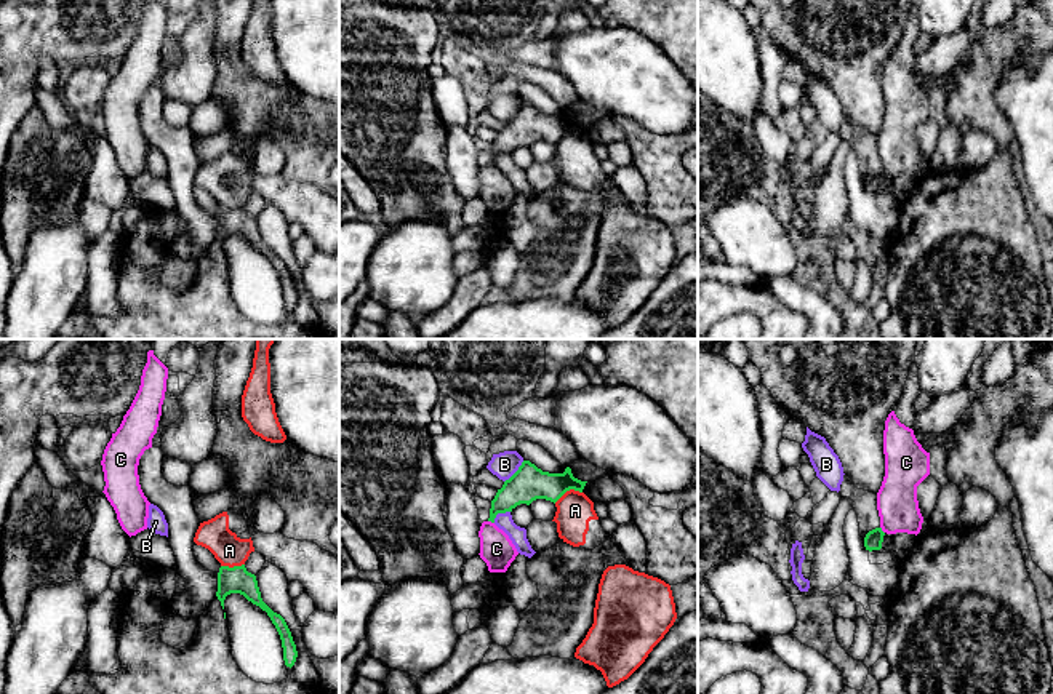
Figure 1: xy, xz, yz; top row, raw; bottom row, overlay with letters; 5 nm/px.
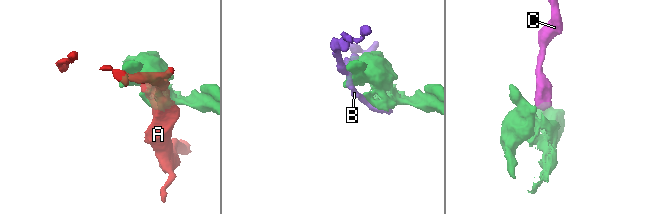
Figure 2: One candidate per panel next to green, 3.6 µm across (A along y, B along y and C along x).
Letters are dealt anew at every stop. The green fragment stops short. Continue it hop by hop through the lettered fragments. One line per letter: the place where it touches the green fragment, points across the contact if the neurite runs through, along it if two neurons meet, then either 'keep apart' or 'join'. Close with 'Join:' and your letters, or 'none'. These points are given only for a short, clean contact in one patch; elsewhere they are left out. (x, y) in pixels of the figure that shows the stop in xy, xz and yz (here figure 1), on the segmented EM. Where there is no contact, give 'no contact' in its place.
A: meets green in xz at (567, 490); keep apart
B: meets green in xz at (516, 472); keep apart
C: meets green in xz at (492, 522); border along xz (488, 520), (493, 523); keep apart
Join: none

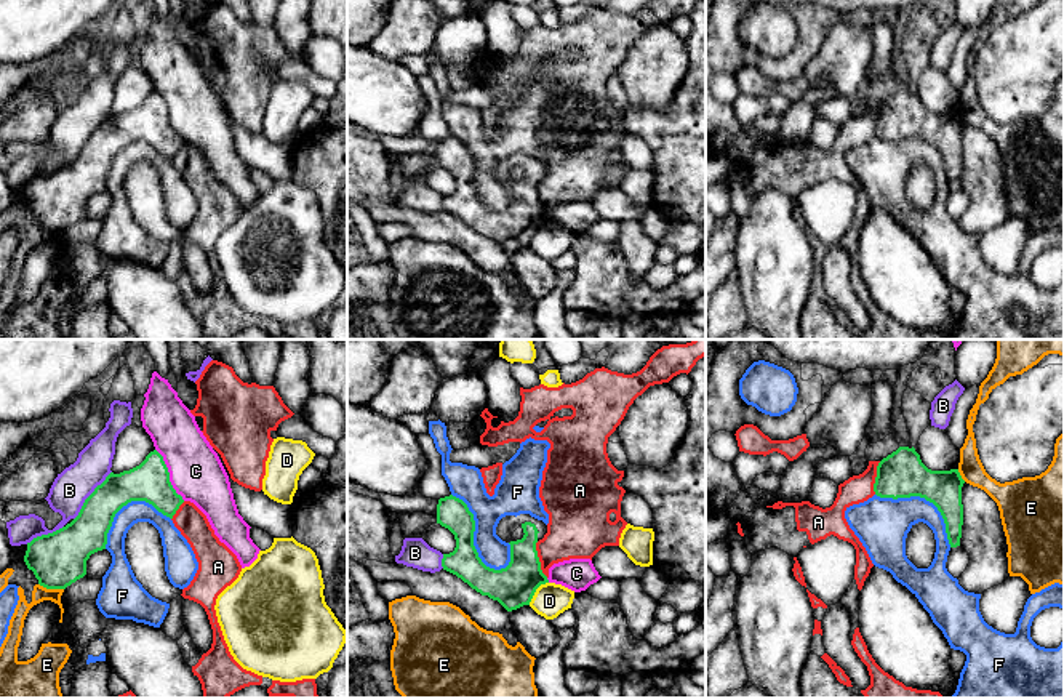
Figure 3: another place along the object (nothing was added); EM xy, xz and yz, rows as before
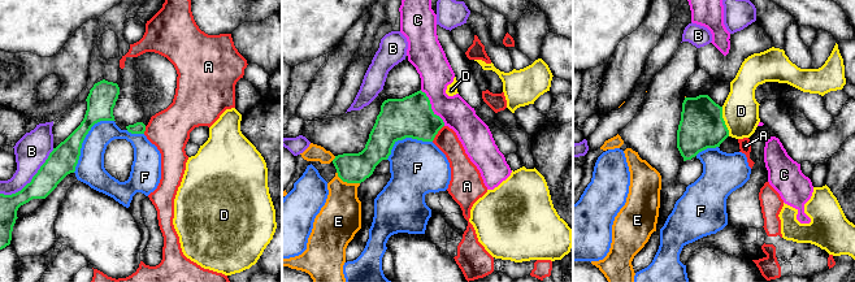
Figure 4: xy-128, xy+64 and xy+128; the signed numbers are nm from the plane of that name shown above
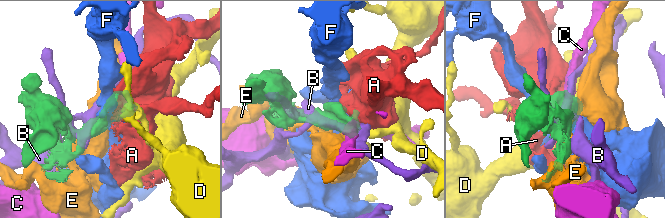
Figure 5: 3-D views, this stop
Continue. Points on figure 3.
A: meets green in xz at (538, 559); keep apart
B: meets green in xy at (90, 495); keep apart
C: meets green in xy at (168, 474); border along xy (156, 449), (167, 468), (172, 487), (184, 500); keep apart
D: meets green in xz at (535, 591); border along xz (548, 581), (536, 589), (528, 604); keep apart
E: meets green in xy at (52, 588); keep apart
F: meets green in xz at (472, 537); keep apart
Join: none

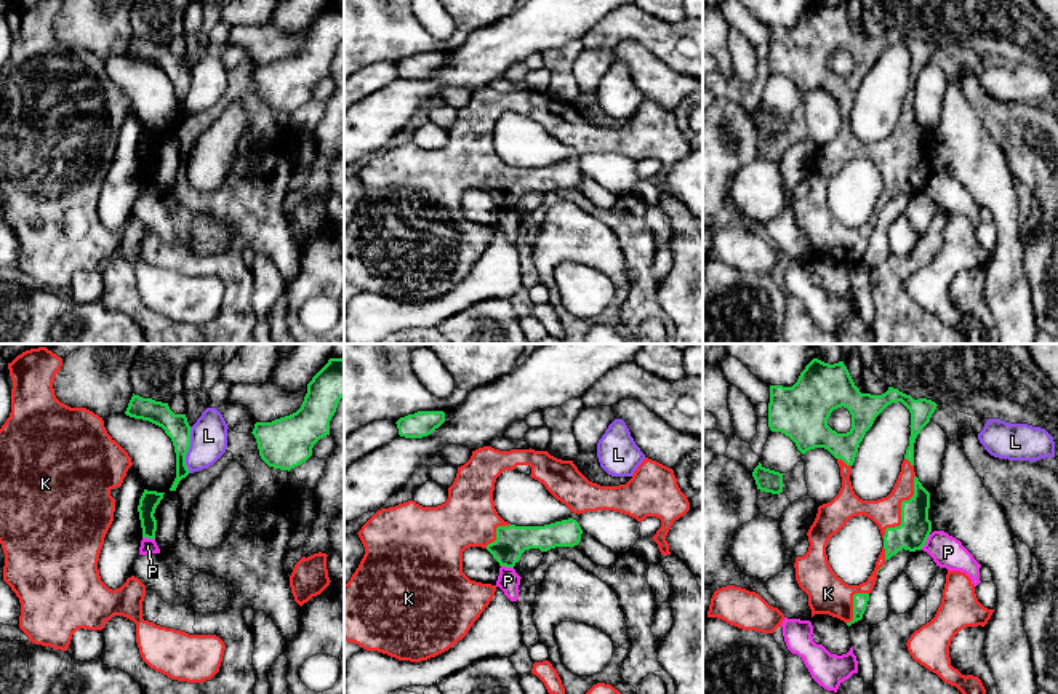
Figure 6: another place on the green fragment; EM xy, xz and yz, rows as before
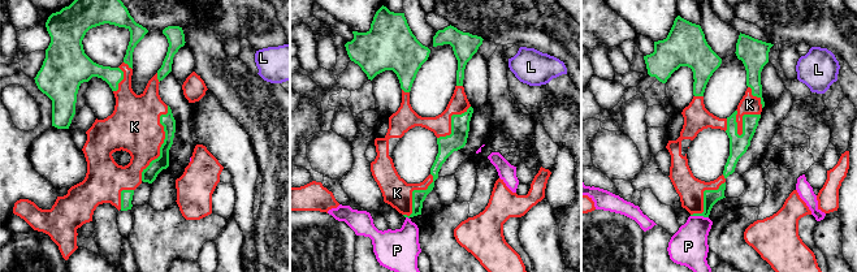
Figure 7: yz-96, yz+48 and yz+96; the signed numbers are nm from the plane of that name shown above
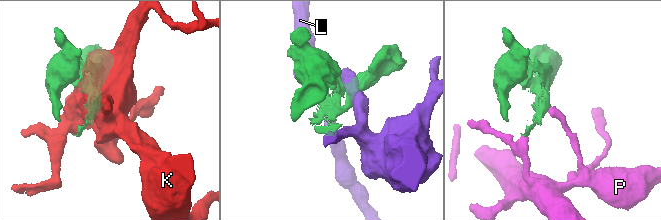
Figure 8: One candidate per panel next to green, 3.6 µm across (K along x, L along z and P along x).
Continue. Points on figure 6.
K: meets green in yz at (901, 509); join
L: meets green in xy at (188, 450); border along xy (192, 427), (186, 454), (188, 472); keep apart
P: meets green in yz at (925, 541); keep apart
Join: K

